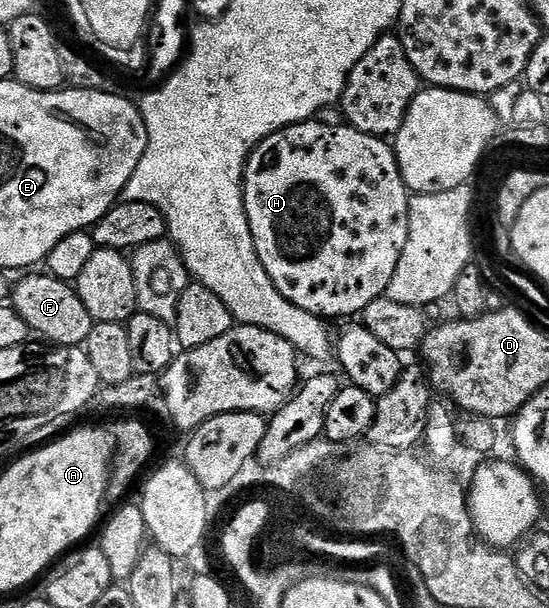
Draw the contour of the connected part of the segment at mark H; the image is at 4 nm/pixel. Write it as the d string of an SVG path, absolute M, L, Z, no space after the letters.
M312 118L301 124L291 124L288 128L283 128L280 132L265 138L251 151L251 156L247 159L247 173L243 176L243 201L259 260L265 266L277 291L289 302L293 302L293 306L320 318L355 315L358 317L365 312L371 302L386 293L389 282L397 270L397 262L401 262L405 242L409 242L412 193L403 180L403 171L399 168L399 158L395 154L394 147L384 137L370 136L367 132L352 128L343 122L318 124L319 122L318 119Z

